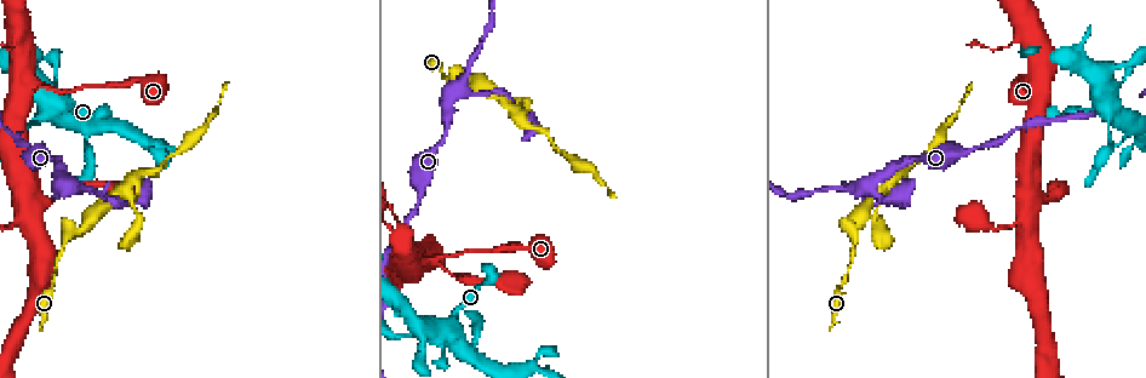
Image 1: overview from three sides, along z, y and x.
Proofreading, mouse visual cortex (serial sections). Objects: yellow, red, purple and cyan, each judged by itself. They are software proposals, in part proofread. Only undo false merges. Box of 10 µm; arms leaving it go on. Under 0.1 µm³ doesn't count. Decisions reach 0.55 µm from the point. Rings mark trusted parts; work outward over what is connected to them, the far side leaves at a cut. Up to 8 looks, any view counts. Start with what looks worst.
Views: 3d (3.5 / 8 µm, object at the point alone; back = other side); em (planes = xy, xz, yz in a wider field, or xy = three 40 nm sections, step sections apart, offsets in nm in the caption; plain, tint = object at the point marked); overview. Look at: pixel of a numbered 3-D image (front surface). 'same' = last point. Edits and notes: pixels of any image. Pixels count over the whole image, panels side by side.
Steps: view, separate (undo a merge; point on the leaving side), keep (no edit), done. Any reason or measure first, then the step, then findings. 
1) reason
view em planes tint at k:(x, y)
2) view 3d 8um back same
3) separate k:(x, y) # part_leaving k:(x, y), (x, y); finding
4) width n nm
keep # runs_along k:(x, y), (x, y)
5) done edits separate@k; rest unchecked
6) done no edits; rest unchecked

three arms meet
view em planes tint at 1:(70, 184)

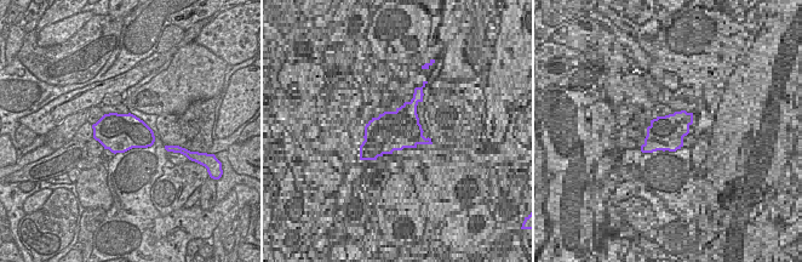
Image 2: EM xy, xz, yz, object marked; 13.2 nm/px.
see where the arms go
view 3d 3.5um same

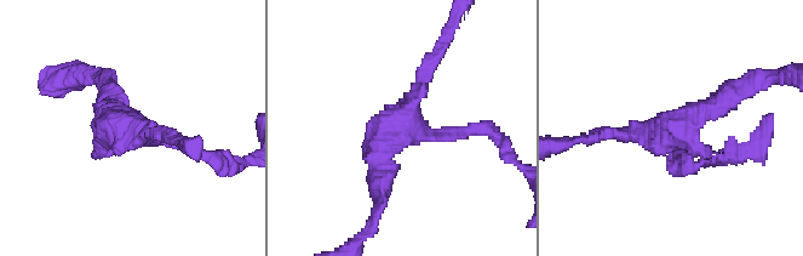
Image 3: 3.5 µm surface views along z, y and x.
keep # runs_along 3:(110, 94), (114, 123), (202, 153); one cell here

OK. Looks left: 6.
three-way junction
view 3d 3.5um at 1:(33, 86)

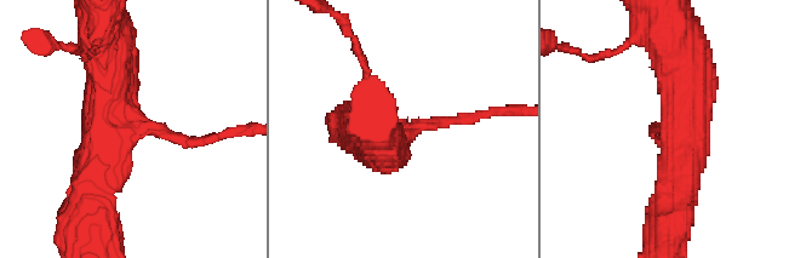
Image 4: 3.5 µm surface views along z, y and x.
arms 3; arm_widths 150, 500, 600 nm
view em planes tint at 4:(130, 128)

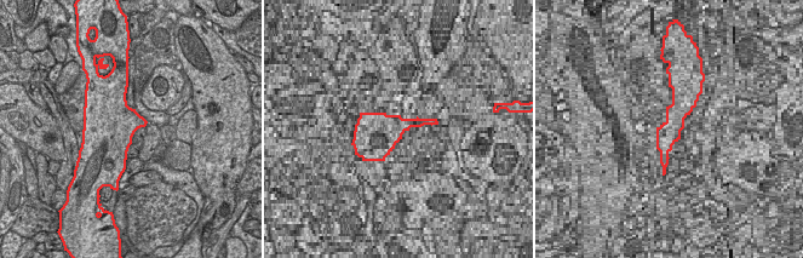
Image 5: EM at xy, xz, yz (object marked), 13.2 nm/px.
view em xy step 2 tint same

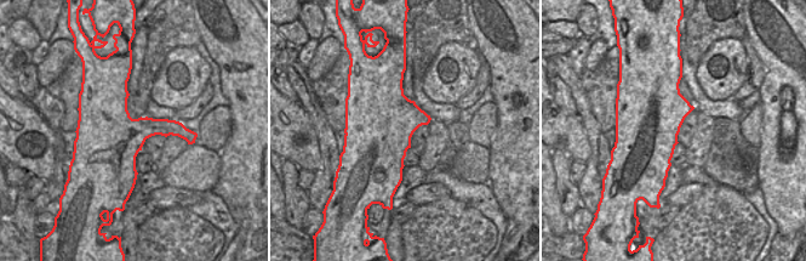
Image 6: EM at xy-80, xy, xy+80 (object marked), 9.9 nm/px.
keep # runs_along 4:(205, 141), (135, 125), (90, 189); all the same cell

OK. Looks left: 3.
small branch off a trunk
view 3d 3.5um at 1:(1035, 203)

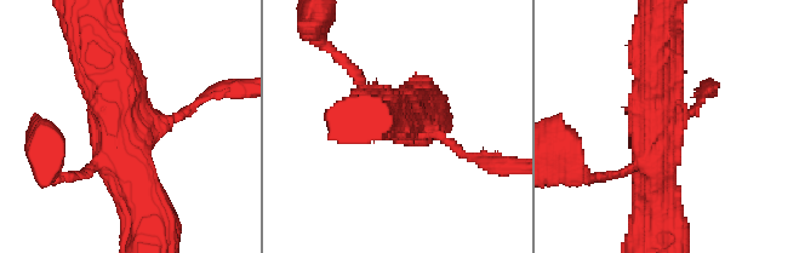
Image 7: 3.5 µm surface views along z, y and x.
arms 4; arm_widths 150, 150, 600, 600 nm
view em xy step 5 tint at 7:(668, 121)

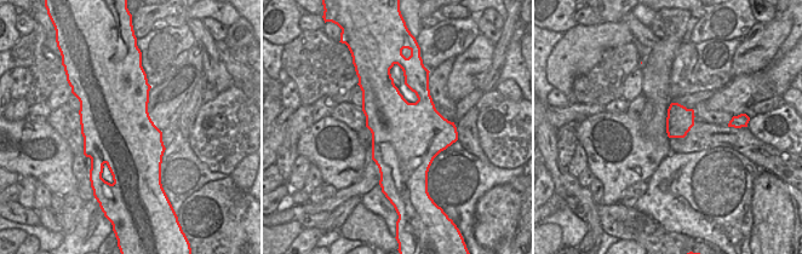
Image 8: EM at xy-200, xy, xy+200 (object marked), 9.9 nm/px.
keep # runs_along 7:(103, 52), (103, 92), (143, 205); continuous, no second cell

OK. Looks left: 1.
done no edits; rest unchecked

